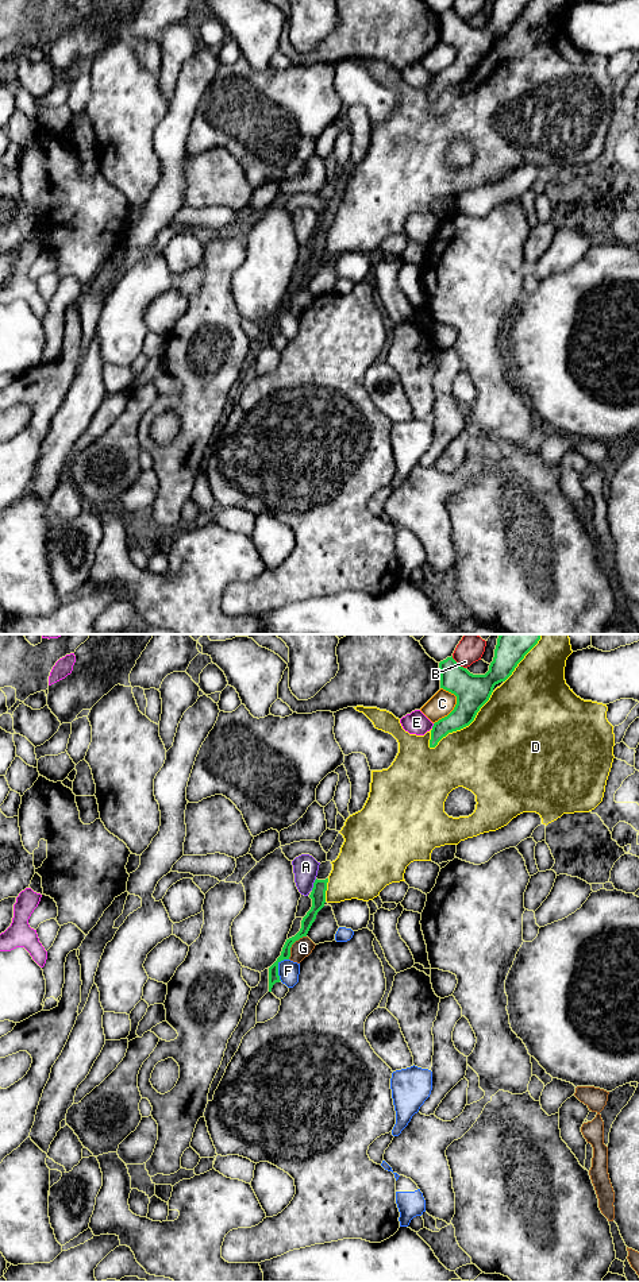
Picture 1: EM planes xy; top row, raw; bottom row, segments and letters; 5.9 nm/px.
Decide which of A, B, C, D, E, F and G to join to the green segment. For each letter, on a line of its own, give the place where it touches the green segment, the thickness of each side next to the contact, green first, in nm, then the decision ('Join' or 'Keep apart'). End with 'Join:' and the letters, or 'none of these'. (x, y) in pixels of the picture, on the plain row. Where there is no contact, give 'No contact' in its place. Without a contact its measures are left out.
A: Touches green at xy (314, 236). Thickness 90 nm (green) against 150 nm. Keep apart
B: Touches green at xy (457, 15). Thickness 200 nm (green) against 110 nm. Keep apart
C: Touches green at xy (455, 58). Thickness 200 nm (green) against 150 nm. Keep apart
D: Touches green at xy (465, 78). Thickness 200 nm (green) against 480 nm. Keep apart
E: Touches green at xy (432, 78). Thickness 140 nm (green) against 140 nm. Keep apart
F: Touches green at xy (277, 320). Thickness 60 nm (green) against 130 nm. Keep apart
G: Touches green at xy (292, 296). Thickness 70 nm (green) against 110 nm. Keep apart
Join: none of these

